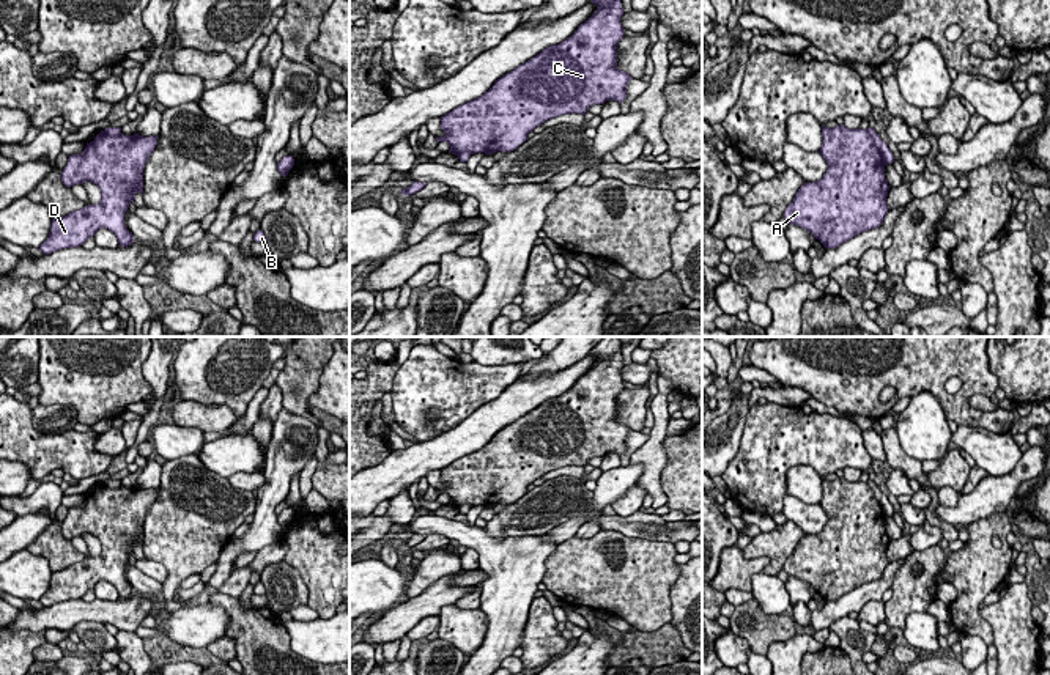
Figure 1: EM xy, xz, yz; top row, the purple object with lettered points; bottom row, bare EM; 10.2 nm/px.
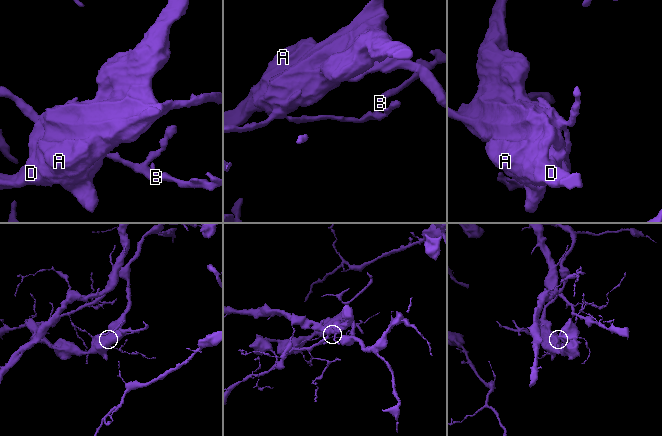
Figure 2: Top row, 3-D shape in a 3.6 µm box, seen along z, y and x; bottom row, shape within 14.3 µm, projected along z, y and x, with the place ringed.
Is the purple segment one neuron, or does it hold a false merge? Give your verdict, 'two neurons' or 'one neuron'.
two neurons

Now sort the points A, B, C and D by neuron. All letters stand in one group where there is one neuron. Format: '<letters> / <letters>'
A C D / B

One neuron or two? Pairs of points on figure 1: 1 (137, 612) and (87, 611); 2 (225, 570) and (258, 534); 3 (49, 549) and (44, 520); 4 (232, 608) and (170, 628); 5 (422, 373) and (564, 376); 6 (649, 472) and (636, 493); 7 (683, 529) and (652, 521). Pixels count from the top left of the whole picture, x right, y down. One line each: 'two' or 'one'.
1: one
2: one
3: two
4: two
5: two
6: two
7: one

